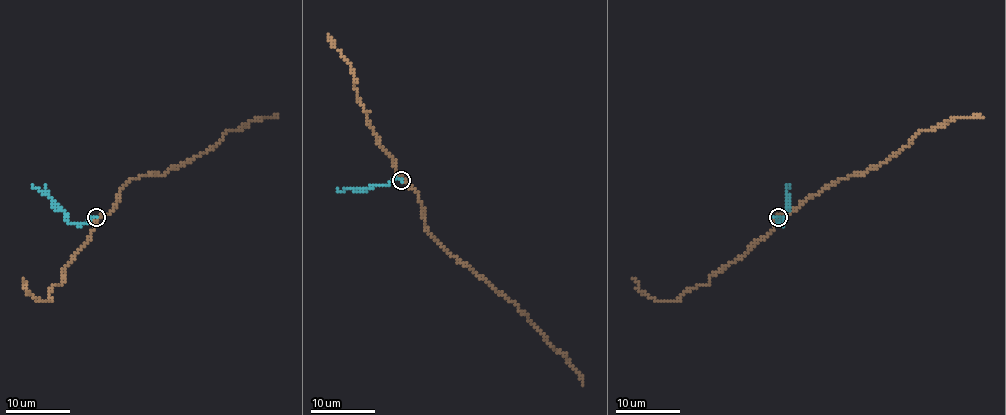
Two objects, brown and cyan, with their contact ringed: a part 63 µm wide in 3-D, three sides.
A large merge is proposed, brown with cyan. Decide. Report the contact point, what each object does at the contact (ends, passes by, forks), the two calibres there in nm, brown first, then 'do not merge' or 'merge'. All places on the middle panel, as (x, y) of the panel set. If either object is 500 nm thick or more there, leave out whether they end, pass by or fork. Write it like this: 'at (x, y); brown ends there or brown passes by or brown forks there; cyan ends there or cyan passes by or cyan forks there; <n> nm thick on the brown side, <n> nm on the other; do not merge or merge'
at (401, 180); brown passes by; cyan ends there; 220 nm thick on the brown side, 240 nm on the other; do not merge

